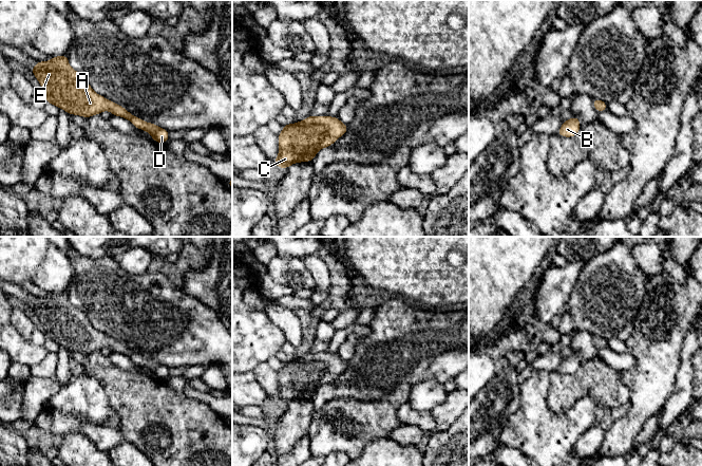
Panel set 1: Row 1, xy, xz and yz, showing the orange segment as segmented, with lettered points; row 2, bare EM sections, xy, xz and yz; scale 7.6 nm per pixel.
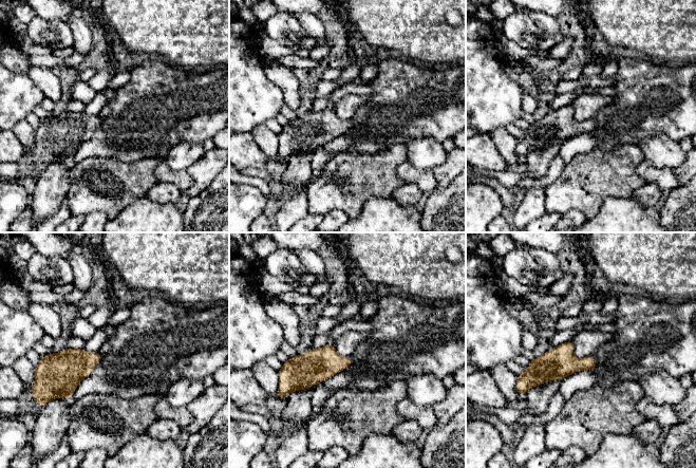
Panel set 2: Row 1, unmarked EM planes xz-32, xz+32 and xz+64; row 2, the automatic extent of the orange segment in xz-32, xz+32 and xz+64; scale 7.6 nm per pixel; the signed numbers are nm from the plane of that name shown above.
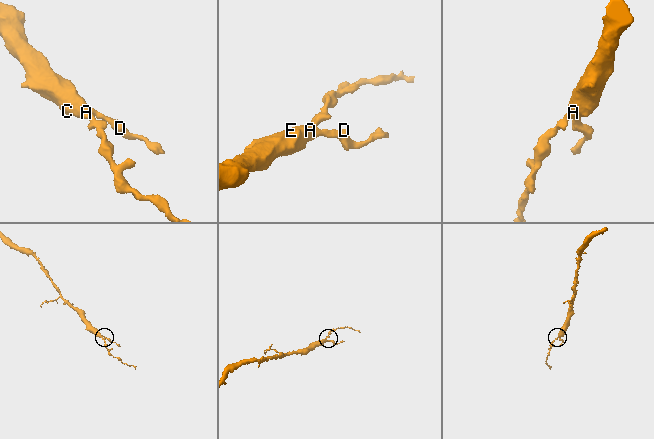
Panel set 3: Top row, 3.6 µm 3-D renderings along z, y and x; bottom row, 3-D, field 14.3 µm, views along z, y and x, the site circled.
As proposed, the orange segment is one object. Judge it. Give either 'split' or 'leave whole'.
leave whole

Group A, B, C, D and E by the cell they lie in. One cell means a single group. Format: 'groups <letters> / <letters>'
groups A B C D E

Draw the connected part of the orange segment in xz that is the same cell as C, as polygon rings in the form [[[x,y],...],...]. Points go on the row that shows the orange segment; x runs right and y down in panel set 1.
[[[309,115],[302,122],[286,124],[278,135],[279,153],[272,163],[287,169],[295,163],[314,161],[320,149],[330,147],[347,129],[338,117],[328,115]]]

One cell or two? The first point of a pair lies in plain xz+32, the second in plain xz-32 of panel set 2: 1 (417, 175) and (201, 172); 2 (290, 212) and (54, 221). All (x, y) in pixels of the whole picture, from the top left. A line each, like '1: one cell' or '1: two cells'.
1: two cells
2: one cell

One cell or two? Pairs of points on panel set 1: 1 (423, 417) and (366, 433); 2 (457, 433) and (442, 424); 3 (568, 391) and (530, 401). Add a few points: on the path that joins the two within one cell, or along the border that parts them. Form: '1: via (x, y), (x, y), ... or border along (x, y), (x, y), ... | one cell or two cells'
1: border along (406, 402), (397, 411), (397, 417), (402, 424) | two cells
2: border along (457, 416), (446, 429), (431, 436) | two cells
3: border along (551, 373), (547, 406), (560, 414) | two cells

